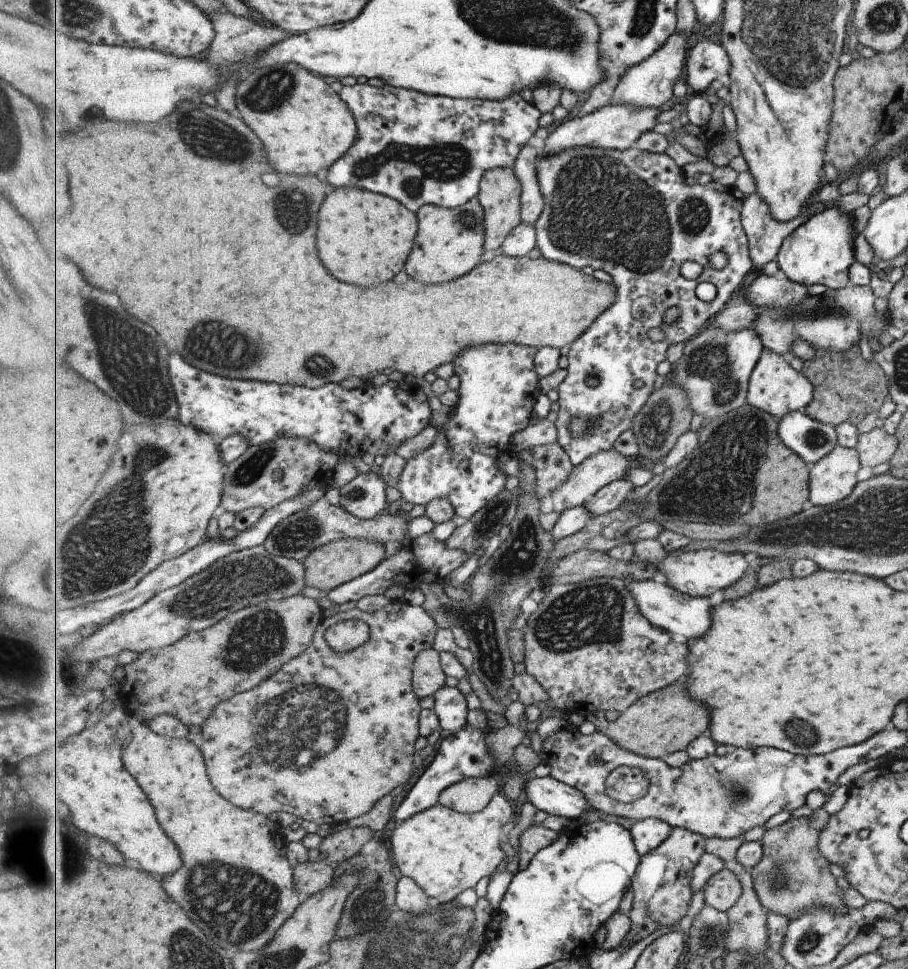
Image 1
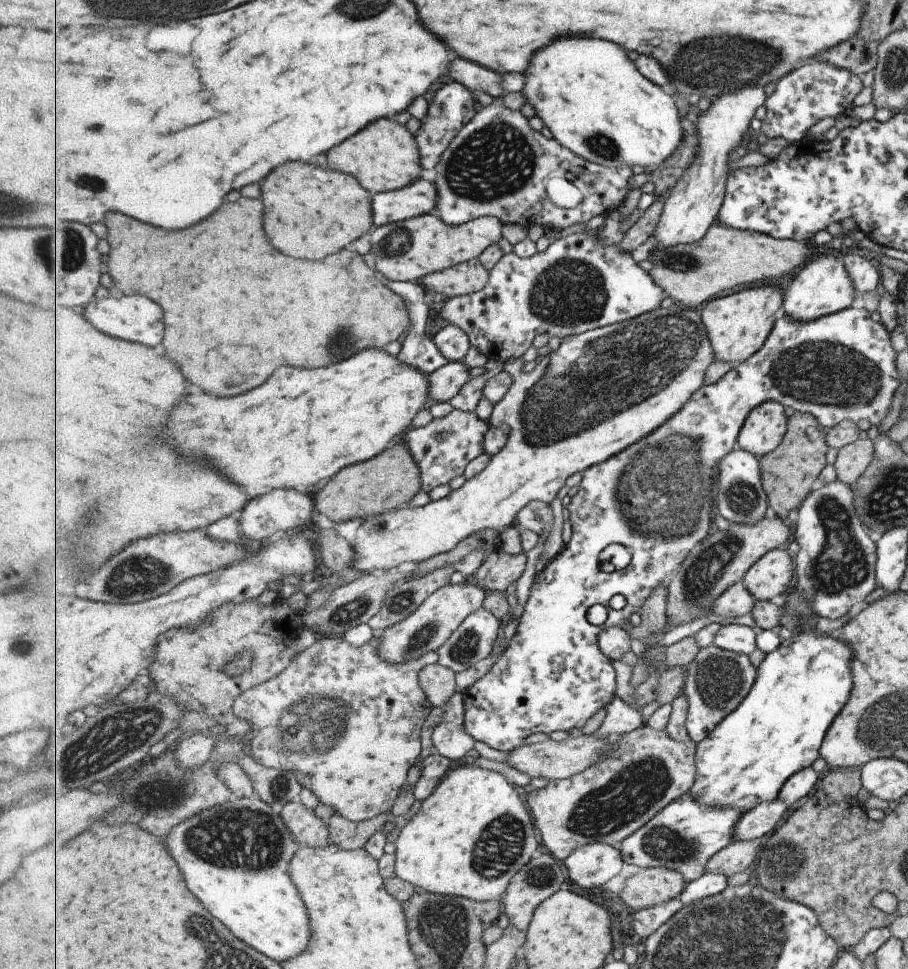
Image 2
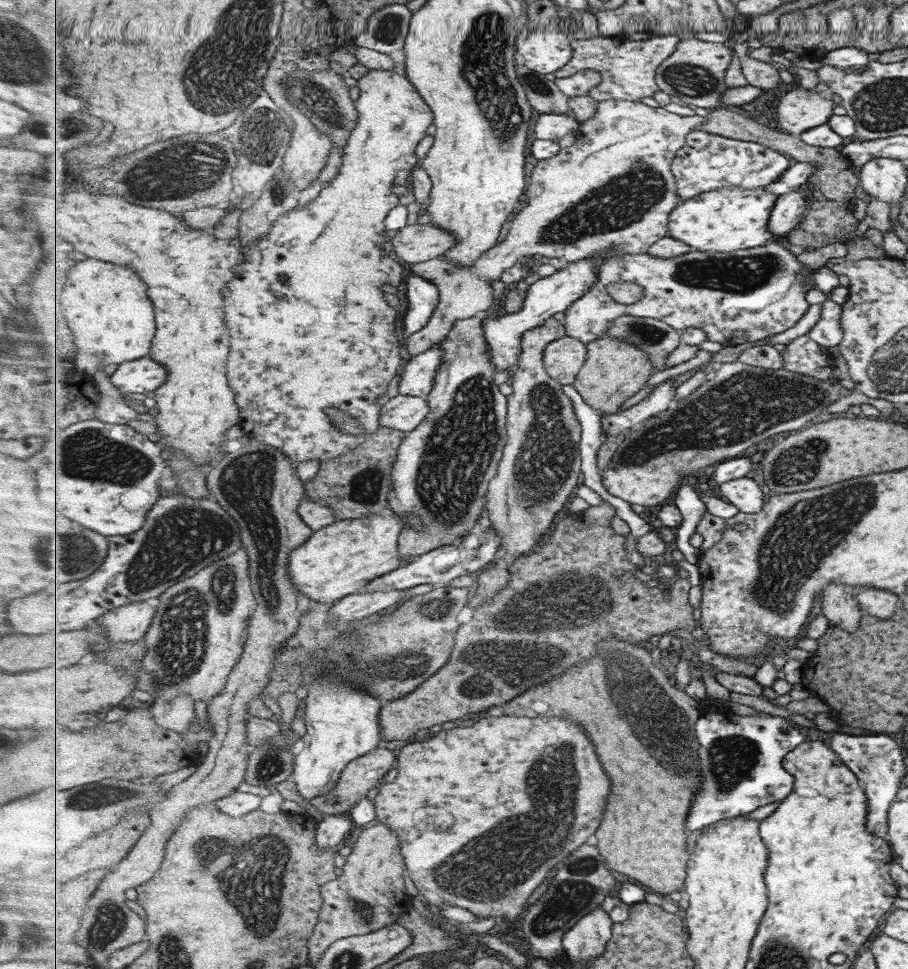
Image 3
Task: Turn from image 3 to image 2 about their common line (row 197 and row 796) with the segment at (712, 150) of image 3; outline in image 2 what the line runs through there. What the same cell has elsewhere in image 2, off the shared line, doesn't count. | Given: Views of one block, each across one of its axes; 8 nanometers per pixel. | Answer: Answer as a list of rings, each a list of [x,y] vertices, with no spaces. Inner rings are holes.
[[[687,791],[623,841],[620,850],[623,852],[624,862],[644,869],[657,867],[677,870],[683,874],[688,885],[703,877],[709,860],[733,843],[735,828],[741,822],[743,814],[739,808],[703,806]]]

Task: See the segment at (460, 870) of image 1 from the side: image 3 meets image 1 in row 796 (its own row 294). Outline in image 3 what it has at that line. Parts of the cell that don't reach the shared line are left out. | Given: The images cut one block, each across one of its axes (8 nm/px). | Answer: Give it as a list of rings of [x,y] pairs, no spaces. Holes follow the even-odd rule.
[[[493,281],[496,297],[492,308],[478,317],[467,318],[453,326],[451,334],[444,340],[445,364],[436,374],[437,382],[433,392],[427,396],[430,411],[425,420],[408,433],[401,443],[397,462],[393,466],[391,490],[388,494],[388,511],[396,511],[398,516],[417,514],[424,529],[405,529],[400,534],[400,556],[404,560],[420,557],[442,546],[458,546],[464,536],[478,528],[479,516],[486,508],[486,494],[489,482],[497,476],[504,450],[508,443],[508,396],[501,394],[495,384],[495,364],[489,356],[489,344],[485,340],[483,322],[495,317],[506,298],[507,283]]]

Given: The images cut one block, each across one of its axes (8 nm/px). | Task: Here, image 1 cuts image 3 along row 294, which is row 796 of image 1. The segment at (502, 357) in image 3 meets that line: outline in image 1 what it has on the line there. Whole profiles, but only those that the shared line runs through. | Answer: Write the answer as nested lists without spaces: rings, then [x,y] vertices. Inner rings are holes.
[[[551,774],[530,779],[525,790],[525,798],[537,810],[564,816],[568,820],[578,819],[587,810],[595,811],[579,789],[557,780]]]

